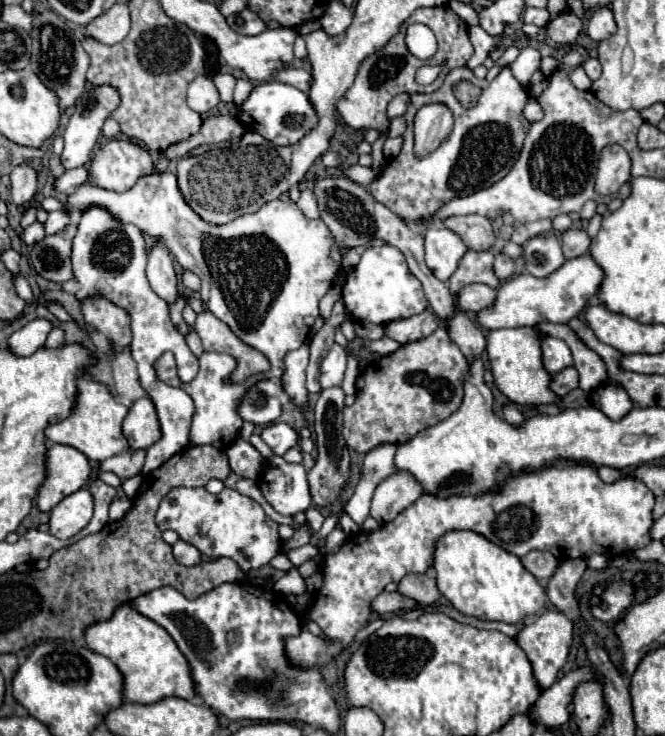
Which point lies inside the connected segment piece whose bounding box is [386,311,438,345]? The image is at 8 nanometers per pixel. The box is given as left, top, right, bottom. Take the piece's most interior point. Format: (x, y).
(420, 326)

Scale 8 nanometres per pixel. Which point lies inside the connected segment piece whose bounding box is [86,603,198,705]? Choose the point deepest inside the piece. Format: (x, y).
(154, 668)

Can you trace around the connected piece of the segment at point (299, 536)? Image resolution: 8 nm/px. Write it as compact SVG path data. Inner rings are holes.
M300 512L296 514L294 517L294 541L290 539L284 547L286 549L296 549L296 547L302 547L302 545L306 545L310 542L311 535L310 535L310 525L306 518L305 512Z

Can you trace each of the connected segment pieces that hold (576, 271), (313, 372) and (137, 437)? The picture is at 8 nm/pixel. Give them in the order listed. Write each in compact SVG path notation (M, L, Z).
M590 255L566 261L558 271L544 279L530 277L530 273L520 273L514 279L502 281L502 285L496 289L492 307L476 313L476 323L488 331L502 327L536 327L538 323L568 323L584 311L586 301L596 295L602 279L604 271Z
M342 299L334 303L330 319L322 325L322 329L310 341L310 365L308 365L308 371L306 371L308 373L306 387L308 387L310 393L320 393L322 391L318 381L320 363L322 363L324 355L330 351L330 347L334 345L334 331L340 325L338 319L348 319L348 313L346 313L346 307L342 305Z
M142 397L132 403L128 415L124 417L122 433L130 449L148 449L154 441L158 441L158 419L154 413L154 405L148 397Z

